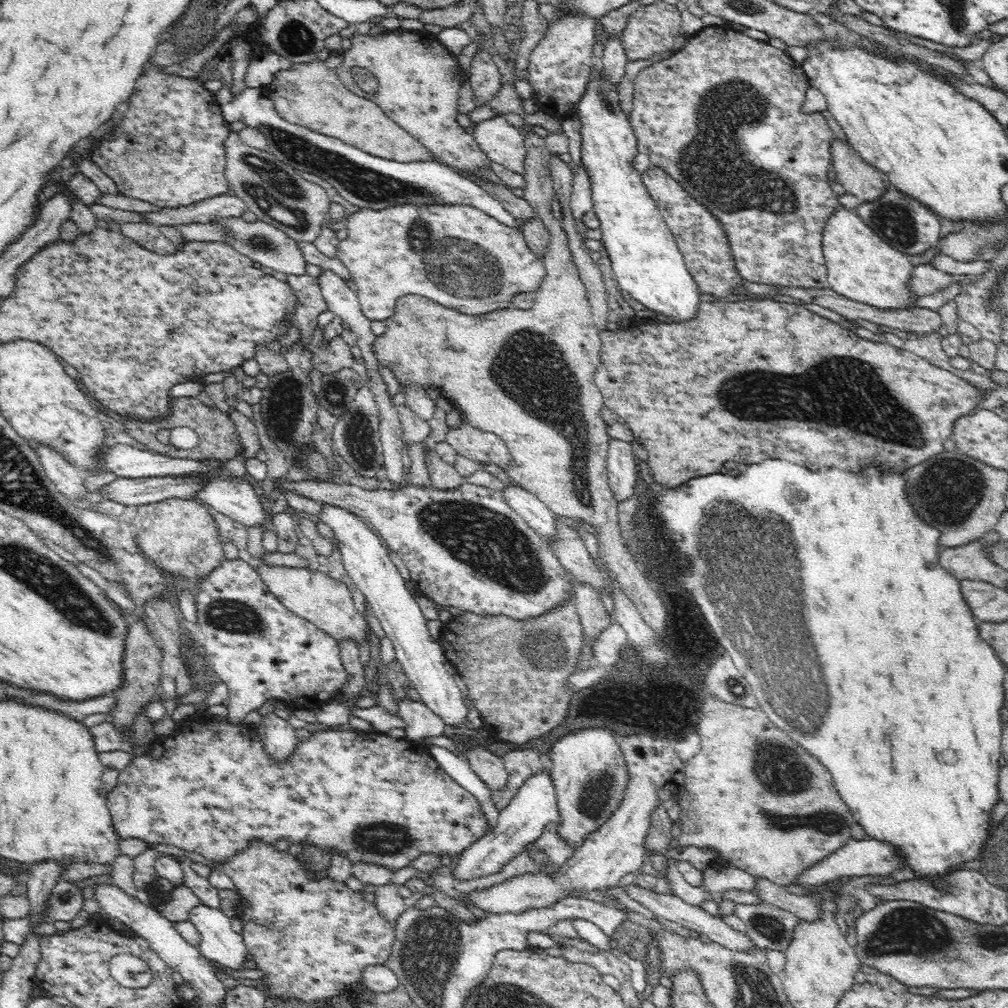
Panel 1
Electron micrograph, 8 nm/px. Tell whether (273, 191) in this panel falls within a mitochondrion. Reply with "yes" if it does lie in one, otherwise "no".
yes

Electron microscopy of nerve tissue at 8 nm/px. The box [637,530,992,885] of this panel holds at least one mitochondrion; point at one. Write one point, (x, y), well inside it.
(797, 775)

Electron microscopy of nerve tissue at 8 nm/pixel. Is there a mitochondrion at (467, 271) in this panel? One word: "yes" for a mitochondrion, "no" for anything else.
yes

